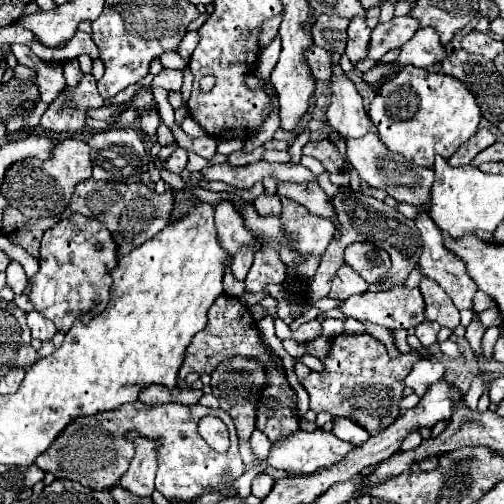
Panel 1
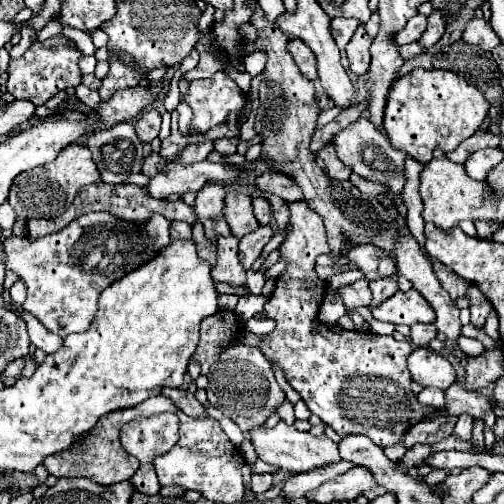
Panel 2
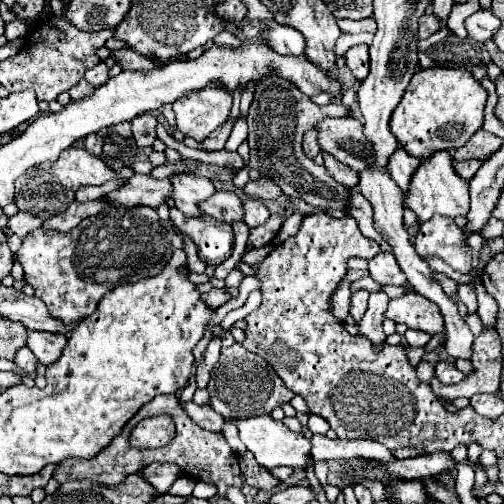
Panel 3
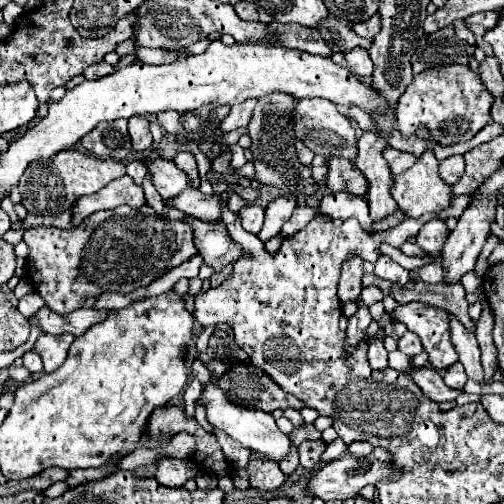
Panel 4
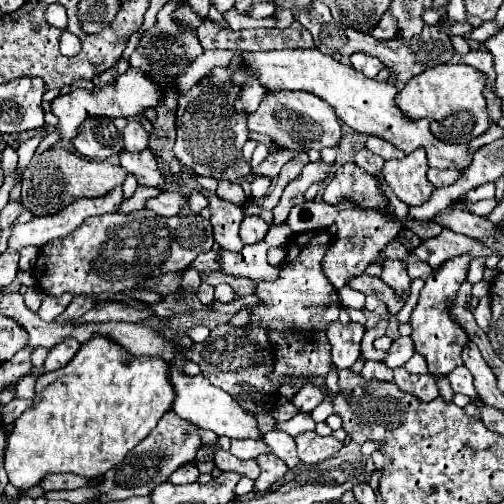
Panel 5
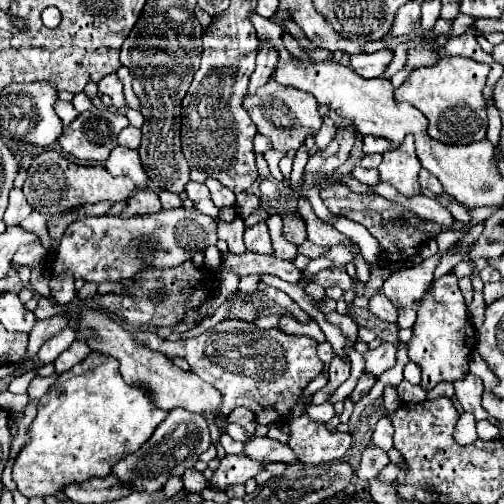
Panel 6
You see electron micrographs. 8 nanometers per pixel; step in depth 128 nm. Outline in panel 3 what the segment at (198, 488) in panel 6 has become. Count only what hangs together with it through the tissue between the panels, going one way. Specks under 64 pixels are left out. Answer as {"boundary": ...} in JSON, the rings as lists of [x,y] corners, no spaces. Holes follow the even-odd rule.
{"boundary":[[[154,462],[148,464],[144,468],[144,478],[162,494],[166,494],[170,490],[170,486],[174,484],[176,478],[180,478],[180,468],[176,464],[166,464],[166,462]]]}

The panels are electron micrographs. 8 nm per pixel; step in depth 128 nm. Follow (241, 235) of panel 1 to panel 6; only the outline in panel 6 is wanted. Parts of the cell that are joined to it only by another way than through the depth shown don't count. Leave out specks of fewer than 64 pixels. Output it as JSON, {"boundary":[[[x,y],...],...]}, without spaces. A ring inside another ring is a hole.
{"boundary":[[[116,146],[108,160],[106,160],[106,170],[112,176],[128,176],[136,184],[136,188],[144,188],[148,182],[148,176],[144,176],[144,168],[140,164],[138,150],[128,150],[124,146]]]}

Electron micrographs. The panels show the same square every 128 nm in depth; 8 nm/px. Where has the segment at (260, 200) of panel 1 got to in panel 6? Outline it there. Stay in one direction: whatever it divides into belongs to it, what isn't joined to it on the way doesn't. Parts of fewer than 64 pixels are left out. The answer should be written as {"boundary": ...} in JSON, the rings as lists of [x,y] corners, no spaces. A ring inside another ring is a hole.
{"boundary":[[[264,222],[248,228],[244,232],[244,244],[250,252],[256,252],[256,254],[274,254],[274,248],[272,248],[272,240],[270,240],[270,234],[268,234],[268,226]]]}

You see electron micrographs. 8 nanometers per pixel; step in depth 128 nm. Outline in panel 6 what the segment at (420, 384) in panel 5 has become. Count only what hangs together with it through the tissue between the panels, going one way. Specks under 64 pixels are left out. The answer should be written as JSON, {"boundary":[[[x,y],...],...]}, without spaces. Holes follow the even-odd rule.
{"boundary":[[[406,380],[400,382],[400,386],[398,386],[398,396],[402,398],[402,402],[422,402],[422,400],[426,400],[424,388],[414,386],[414,384],[406,382]]]}

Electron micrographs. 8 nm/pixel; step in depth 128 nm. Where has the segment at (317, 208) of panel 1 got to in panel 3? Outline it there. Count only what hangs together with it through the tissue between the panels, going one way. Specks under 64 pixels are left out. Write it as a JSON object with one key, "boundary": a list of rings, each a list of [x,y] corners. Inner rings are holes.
{"boundary":[[[260,176],[260,180],[256,180],[256,182],[250,180],[250,182],[244,186],[244,192],[246,192],[250,198],[258,198],[258,200],[282,196],[280,188],[278,188],[272,180],[268,180],[268,178],[264,178],[264,176]]]}

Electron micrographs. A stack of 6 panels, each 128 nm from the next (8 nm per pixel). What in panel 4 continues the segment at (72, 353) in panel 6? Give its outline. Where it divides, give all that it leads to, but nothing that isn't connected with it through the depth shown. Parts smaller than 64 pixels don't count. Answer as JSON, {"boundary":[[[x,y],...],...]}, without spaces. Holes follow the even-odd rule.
{"boundary":[[[42,334],[36,344],[34,350],[42,356],[44,362],[44,372],[52,372],[56,368],[60,368],[68,356],[68,348],[74,342],[72,334],[60,334],[60,336],[52,336],[52,334]]]}

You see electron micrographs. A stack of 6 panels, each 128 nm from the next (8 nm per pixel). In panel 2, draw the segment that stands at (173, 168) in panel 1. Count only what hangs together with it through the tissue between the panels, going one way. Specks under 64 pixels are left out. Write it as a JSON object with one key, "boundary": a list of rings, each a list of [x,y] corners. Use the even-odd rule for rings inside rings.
{"boundary":[[[206,140],[206,142],[200,142],[200,144],[190,144],[186,146],[180,154],[178,154],[178,162],[200,162],[200,160],[206,160],[206,156],[214,150],[214,140]]]}

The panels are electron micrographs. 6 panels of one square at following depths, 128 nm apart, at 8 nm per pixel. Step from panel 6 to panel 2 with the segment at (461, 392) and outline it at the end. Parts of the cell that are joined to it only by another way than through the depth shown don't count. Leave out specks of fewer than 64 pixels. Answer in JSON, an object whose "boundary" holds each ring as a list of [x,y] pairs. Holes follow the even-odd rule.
{"boundary":[[[416,348],[408,358],[408,368],[412,378],[422,386],[436,386],[444,390],[456,382],[454,366],[444,356],[428,348]]]}

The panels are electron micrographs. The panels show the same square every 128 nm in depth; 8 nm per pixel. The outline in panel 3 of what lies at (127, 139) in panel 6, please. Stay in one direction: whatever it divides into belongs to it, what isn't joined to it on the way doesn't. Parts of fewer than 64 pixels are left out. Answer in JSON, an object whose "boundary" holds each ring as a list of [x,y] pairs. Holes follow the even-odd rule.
{"boundary":[[[152,114],[136,116],[136,120],[130,120],[132,124],[132,136],[136,140],[138,148],[148,148],[156,140],[156,118]]]}

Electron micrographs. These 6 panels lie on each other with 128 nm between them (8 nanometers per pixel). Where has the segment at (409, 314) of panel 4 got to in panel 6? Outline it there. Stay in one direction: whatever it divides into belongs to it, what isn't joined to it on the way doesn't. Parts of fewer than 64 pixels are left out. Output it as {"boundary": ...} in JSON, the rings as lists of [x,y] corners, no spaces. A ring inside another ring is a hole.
{"boundary":[[[446,274],[432,282],[432,288],[424,296],[418,308],[418,320],[414,324],[414,336],[408,342],[408,356],[422,370],[420,386],[432,390],[440,382],[456,382],[468,374],[468,358],[474,350],[476,330],[468,320],[468,308],[464,306],[462,292],[458,290],[458,278]]]}

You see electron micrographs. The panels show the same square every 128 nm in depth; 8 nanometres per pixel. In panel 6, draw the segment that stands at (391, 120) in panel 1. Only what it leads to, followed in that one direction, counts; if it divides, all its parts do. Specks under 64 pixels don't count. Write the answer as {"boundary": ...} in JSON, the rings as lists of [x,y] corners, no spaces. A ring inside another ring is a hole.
{"boundary":[[[444,56],[432,66],[412,70],[406,82],[394,90],[396,102],[410,102],[428,118],[428,136],[442,144],[470,144],[486,138],[488,118],[482,90],[490,66],[468,58]]]}

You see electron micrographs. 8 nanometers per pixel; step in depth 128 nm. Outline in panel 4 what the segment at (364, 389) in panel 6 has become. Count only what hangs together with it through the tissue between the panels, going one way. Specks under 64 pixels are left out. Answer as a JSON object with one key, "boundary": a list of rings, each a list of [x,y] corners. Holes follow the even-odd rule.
{"boundary":[[[372,340],[370,346],[368,346],[368,364],[374,370],[384,370],[388,366],[386,356],[388,356],[388,352],[386,352],[382,340]]]}

